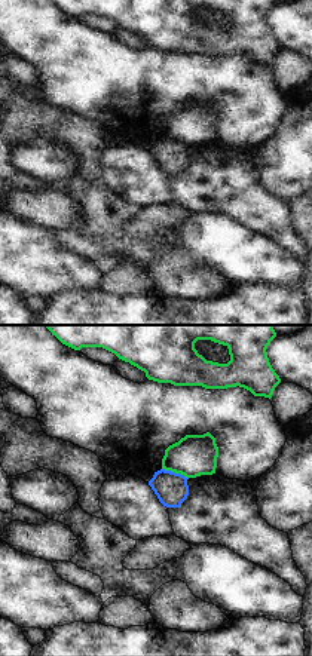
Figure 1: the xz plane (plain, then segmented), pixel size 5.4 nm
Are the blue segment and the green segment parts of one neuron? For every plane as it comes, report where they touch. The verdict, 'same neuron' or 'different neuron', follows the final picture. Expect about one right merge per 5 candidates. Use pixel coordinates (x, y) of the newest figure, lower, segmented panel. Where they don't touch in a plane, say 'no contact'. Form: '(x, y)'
(174, 472)

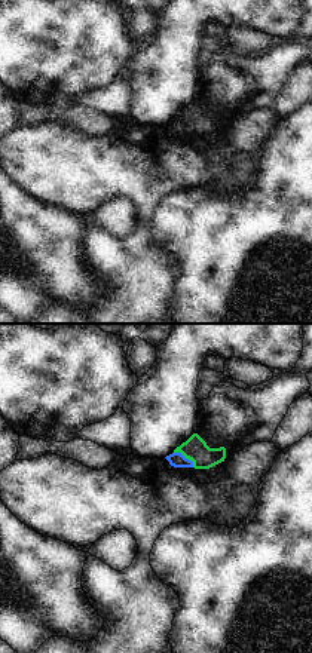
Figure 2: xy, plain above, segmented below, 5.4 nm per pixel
(184, 457)

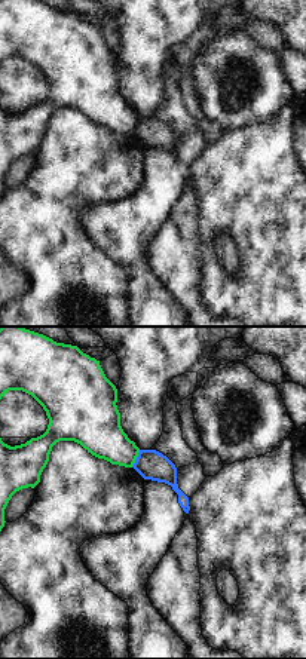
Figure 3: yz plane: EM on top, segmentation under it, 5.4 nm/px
(137, 459)

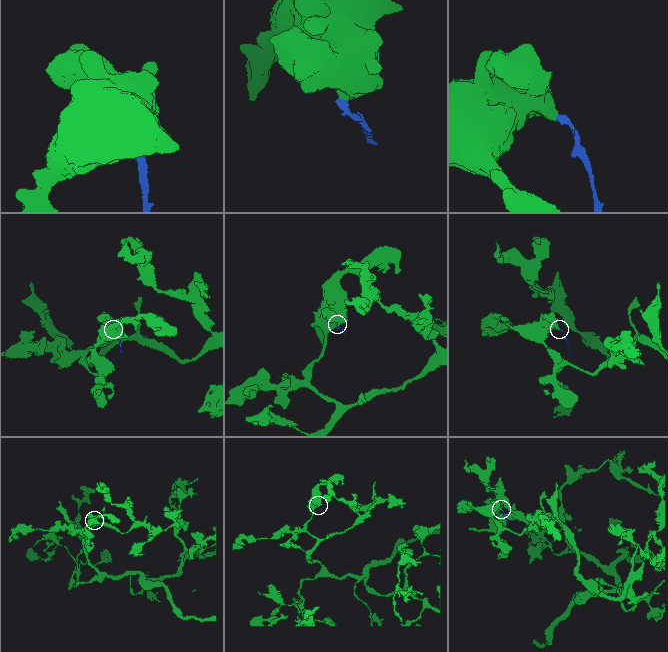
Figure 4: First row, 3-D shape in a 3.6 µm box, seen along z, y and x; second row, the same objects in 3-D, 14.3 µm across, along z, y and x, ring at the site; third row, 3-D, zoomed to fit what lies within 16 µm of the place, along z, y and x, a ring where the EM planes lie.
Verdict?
different neuron

